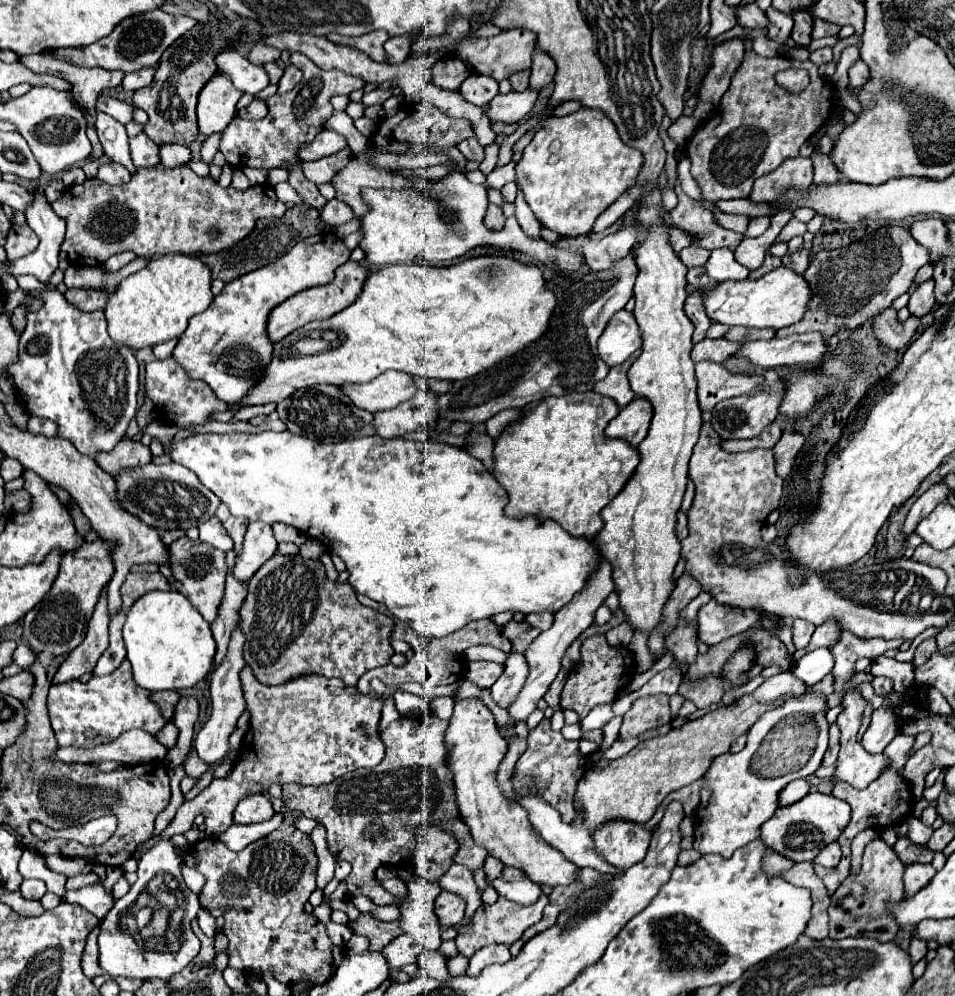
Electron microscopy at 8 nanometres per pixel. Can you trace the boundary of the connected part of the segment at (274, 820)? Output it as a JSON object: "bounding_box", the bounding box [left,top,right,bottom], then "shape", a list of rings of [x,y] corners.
{"bounding_box":[219,813,283,851],"shape":[[[275,813],[269,821],[259,823],[259,825],[231,825],[227,831],[223,831],[219,835],[219,841],[223,841],[229,849],[233,851],[241,851],[245,849],[249,843],[267,837],[271,831],[275,831],[279,825],[283,823],[283,815]]]}

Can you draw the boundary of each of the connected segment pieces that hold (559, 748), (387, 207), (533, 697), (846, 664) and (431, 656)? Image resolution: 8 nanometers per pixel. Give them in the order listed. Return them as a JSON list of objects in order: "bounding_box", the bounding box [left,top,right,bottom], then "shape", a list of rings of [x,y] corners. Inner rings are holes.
[{"bounding_box":[515,719,589,823],"shape":[[[543,719],[535,729],[529,731],[529,737],[527,737],[527,749],[525,749],[525,753],[519,757],[519,761],[517,761],[517,765],[515,765],[515,773],[517,773],[519,779],[525,777],[525,775],[533,775],[533,777],[537,775],[537,777],[539,777],[539,779],[537,779],[537,791],[541,793],[541,797],[543,797],[547,803],[551,803],[551,805],[561,813],[561,817],[563,817],[565,823],[571,823],[573,817],[575,817],[575,809],[573,809],[575,787],[577,787],[577,781],[581,779],[581,775],[585,773],[587,763],[589,763],[587,757],[583,757],[583,755],[579,753],[579,741],[567,741],[561,733],[557,733],[557,731],[551,729],[551,721],[549,721],[549,719]],[[543,761],[551,763],[551,777],[539,777],[539,765],[541,765]]]},{"bounding_box":[359,171,583,273],"shape":[[[459,171],[437,181],[433,185],[431,197],[419,193],[417,189],[365,189],[363,199],[371,205],[371,211],[361,217],[363,239],[359,247],[367,253],[367,261],[375,267],[397,265],[397,263],[421,263],[421,265],[441,265],[463,257],[469,249],[479,245],[495,245],[501,249],[513,249],[533,255],[539,263],[555,273],[575,273],[583,263],[581,253],[569,249],[557,249],[539,237],[527,237],[519,227],[515,216],[506,220],[501,231],[491,231],[483,225],[487,211],[487,187],[473,185]]]},{"bounding_box":[509,559,615,721],"shape":[[[601,559],[599,565],[597,565],[597,569],[595,569],[595,573],[591,573],[591,577],[587,579],[587,585],[573,597],[573,601],[569,605],[565,605],[563,609],[559,609],[555,613],[553,627],[547,629],[547,631],[543,631],[537,637],[537,641],[531,643],[531,647],[525,651],[525,657],[527,657],[527,663],[529,663],[529,677],[527,677],[525,687],[521,689],[517,701],[509,709],[509,715],[515,721],[525,721],[527,715],[537,709],[537,701],[545,695],[545,691],[549,689],[551,681],[557,677],[557,673],[561,669],[561,657],[563,657],[565,649],[593,623],[595,611],[599,609],[599,605],[607,599],[607,595],[613,589],[615,589],[615,583],[611,581],[611,563]]]},{"bounding_box":[831,631,903,691],"shape":[[[843,631],[841,639],[835,647],[831,647],[831,653],[835,657],[835,667],[833,673],[837,677],[835,683],[835,691],[843,689],[843,685],[853,677],[853,665],[859,657],[870,657],[874,659],[883,655],[889,649],[899,647],[903,641],[887,641],[887,639],[879,639],[879,637],[871,637],[871,639],[859,639],[853,633]]]},{"bounding_box":[357,619,511,693],"shape":[[[483,619],[483,621],[471,621],[471,625],[465,625],[463,629],[441,637],[441,639],[425,639],[419,637],[411,627],[407,627],[401,621],[395,621],[395,631],[393,631],[393,639],[403,639],[411,645],[411,649],[415,651],[413,659],[407,661],[407,665],[399,667],[399,669],[371,669],[367,675],[363,675],[357,683],[357,689],[361,693],[371,693],[369,689],[369,681],[373,677],[381,679],[385,685],[399,685],[399,683],[407,683],[407,681],[415,681],[427,689],[433,689],[437,685],[449,685],[461,679],[463,673],[463,651],[471,645],[493,645],[505,653],[511,651],[511,641],[507,641],[507,637],[503,637],[503,633],[499,633],[499,625],[493,623],[491,619]]]}]

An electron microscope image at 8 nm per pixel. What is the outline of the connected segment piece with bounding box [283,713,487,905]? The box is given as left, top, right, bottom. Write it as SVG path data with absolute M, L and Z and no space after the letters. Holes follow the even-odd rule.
M431 713L419 717L399 717L391 721L385 731L381 731L387 755L377 767L345 773L323 787L295 783L283 785L283 805L287 809L301 811L303 817L321 819L327 829L327 847L335 861L351 863L353 869L343 879L349 893L347 899L365 895L377 905L395 903L395 897L375 881L375 869L411 859L415 837L409 829L403 829L405 825L415 827L431 823L447 833L453 833L461 845L455 855L455 863L461 863L471 871L483 865L487 849L473 841L471 831L459 817L459 809L455 809L455 791L451 799L453 773L447 765L447 749L443 741L447 725L449 721L443 721ZM425 741L431 745L425 745Z

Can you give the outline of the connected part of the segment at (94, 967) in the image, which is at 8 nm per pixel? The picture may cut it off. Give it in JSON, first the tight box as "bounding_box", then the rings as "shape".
{"bounding_box":[83,927,105,979],"shape":[[[95,927],[89,933],[89,939],[87,939],[87,945],[85,945],[85,953],[83,953],[83,973],[89,979],[105,975],[103,969],[99,969],[99,945],[97,945],[97,937],[99,937],[99,927]]]}

